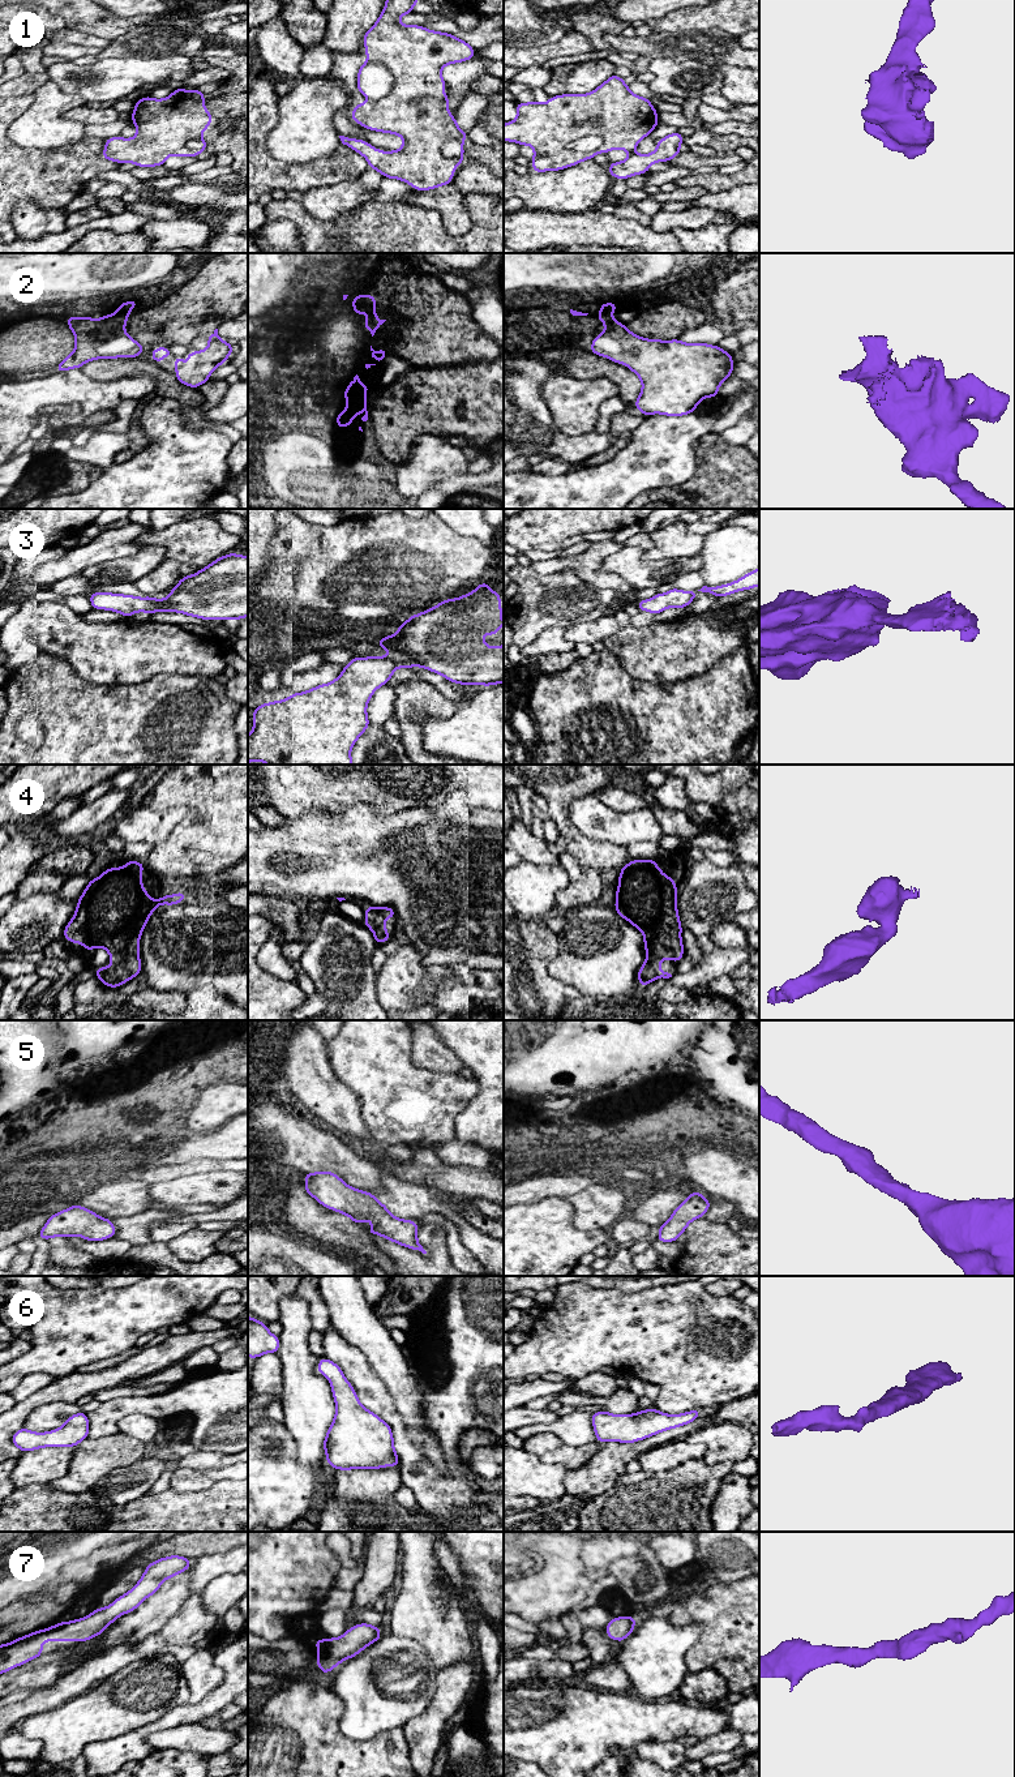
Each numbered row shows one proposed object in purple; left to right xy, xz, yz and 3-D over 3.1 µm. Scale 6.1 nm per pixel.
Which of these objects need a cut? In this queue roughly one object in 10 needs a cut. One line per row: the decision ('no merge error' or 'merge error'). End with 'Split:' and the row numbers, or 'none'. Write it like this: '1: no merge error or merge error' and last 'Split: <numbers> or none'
1: no merge error
2: merge error
3: no merge error
4: no merge error
5: no merge error
6: no merge error
7: no merge error
Split: 2

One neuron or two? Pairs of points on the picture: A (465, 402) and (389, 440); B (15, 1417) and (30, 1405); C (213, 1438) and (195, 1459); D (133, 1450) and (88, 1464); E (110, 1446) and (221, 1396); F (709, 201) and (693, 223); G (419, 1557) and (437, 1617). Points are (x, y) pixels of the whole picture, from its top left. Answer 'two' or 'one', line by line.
A: one
B: one
C: two
D: one
E: two
F: two
G: one

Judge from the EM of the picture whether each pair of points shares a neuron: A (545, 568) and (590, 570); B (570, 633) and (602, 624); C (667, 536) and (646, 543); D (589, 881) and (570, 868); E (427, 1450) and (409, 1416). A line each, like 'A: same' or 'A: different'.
A: same
B: same
C: different
D: different
E: same

